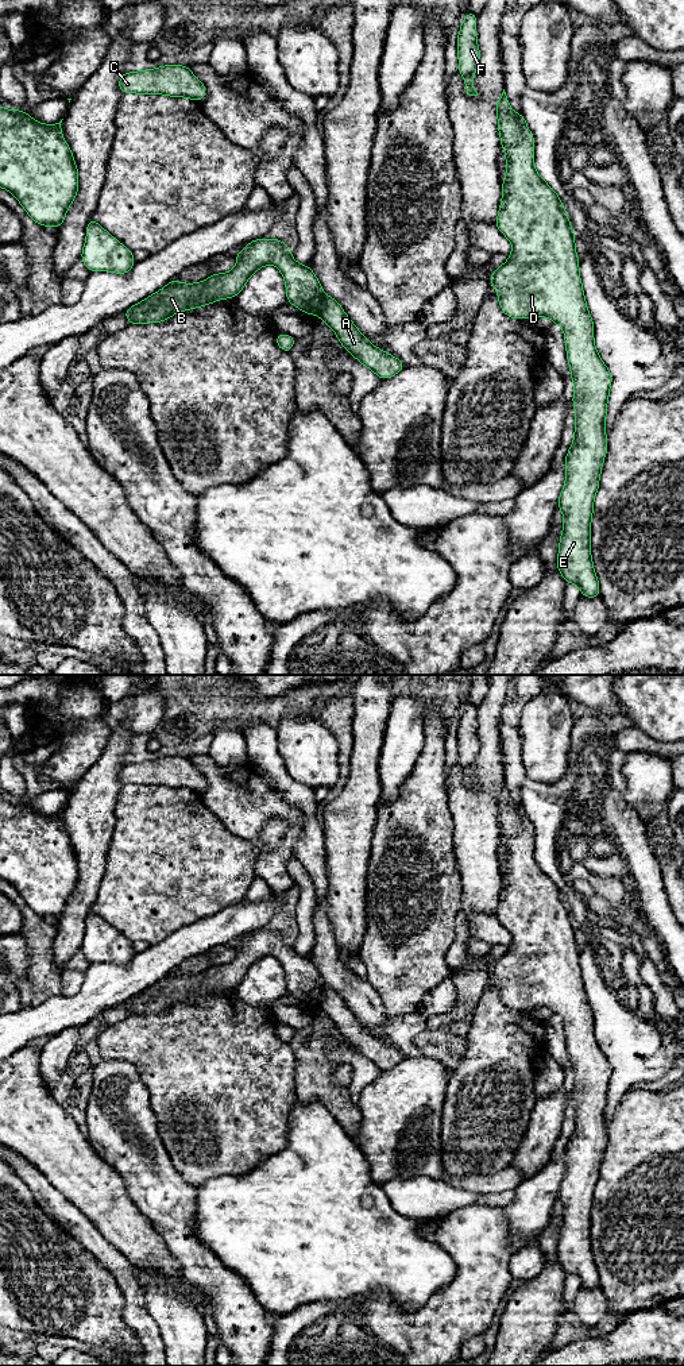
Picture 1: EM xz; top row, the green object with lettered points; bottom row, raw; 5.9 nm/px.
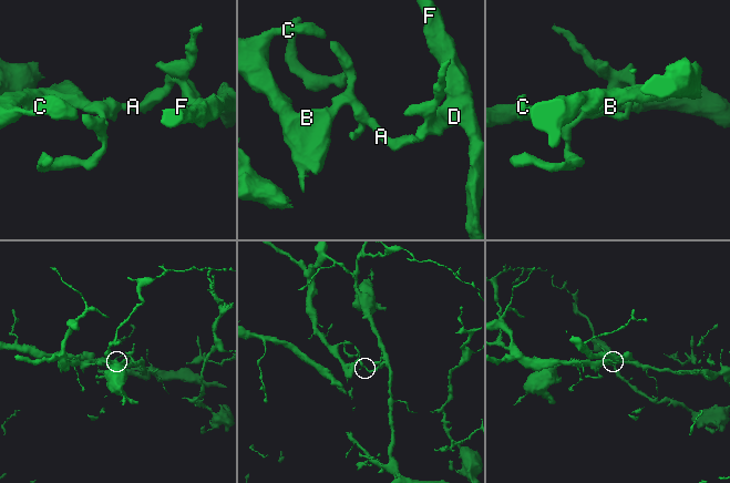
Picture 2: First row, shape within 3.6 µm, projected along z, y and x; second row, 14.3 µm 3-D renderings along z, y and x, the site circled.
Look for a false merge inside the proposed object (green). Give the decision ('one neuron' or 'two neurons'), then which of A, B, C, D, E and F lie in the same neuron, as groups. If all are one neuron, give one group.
two neurons; A D E F / B C

